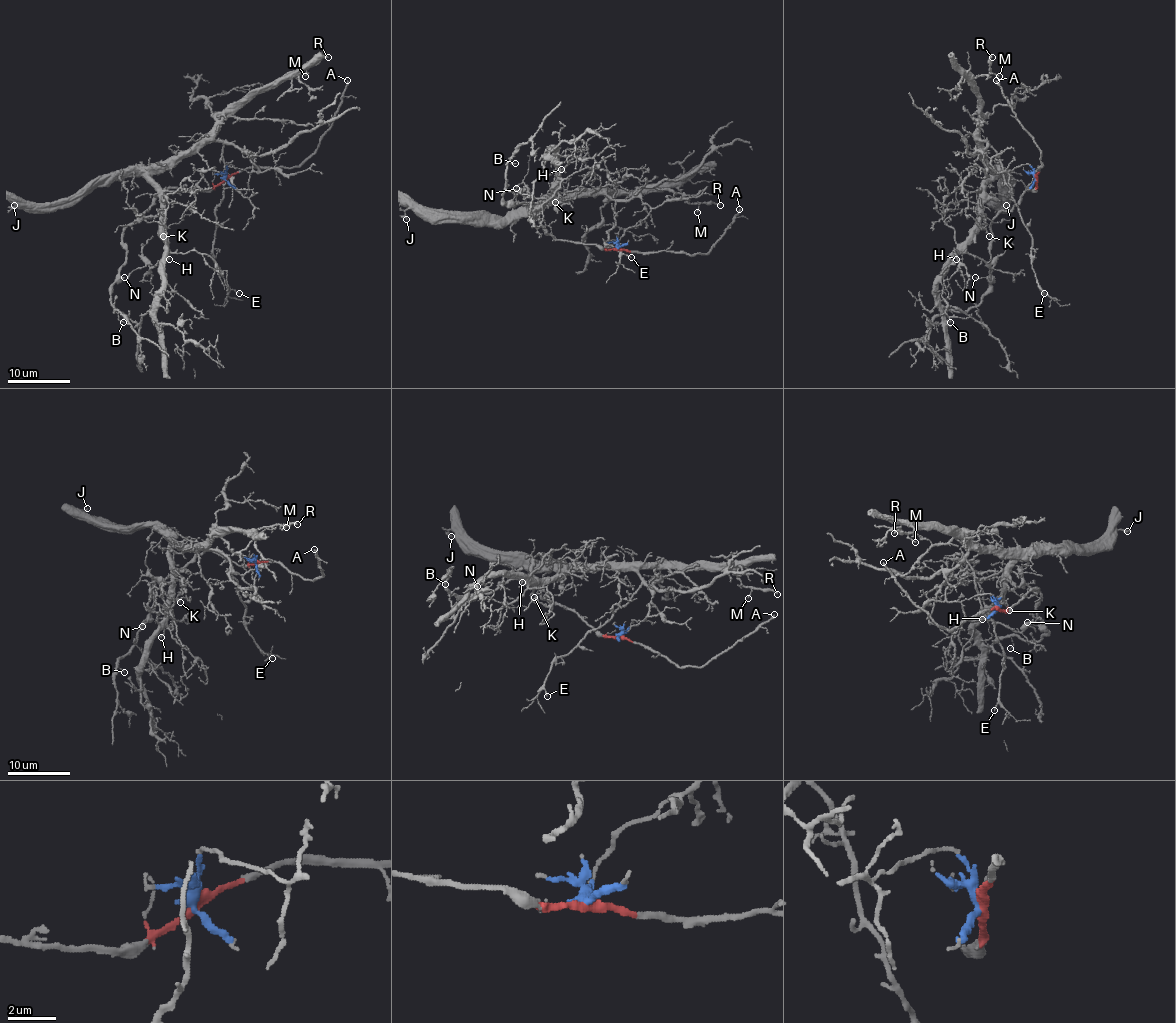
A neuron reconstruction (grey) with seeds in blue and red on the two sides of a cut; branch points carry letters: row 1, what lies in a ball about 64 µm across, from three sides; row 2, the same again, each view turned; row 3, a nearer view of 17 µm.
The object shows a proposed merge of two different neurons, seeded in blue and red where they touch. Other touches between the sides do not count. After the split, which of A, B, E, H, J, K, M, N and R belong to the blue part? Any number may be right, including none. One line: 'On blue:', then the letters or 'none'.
On blue: E, H, J, K, M, R

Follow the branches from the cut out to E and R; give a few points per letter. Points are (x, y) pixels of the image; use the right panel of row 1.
E: (1036, 178), (1026, 164), (998, 172), (984, 150), (989, 144), (997, 153), (1031, 236), (1036, 283), (1044, 292)
R: (1036, 178), (1026, 164), (998, 172), (984, 153), (980, 94), (973, 80), (990, 71), (992, 57)

